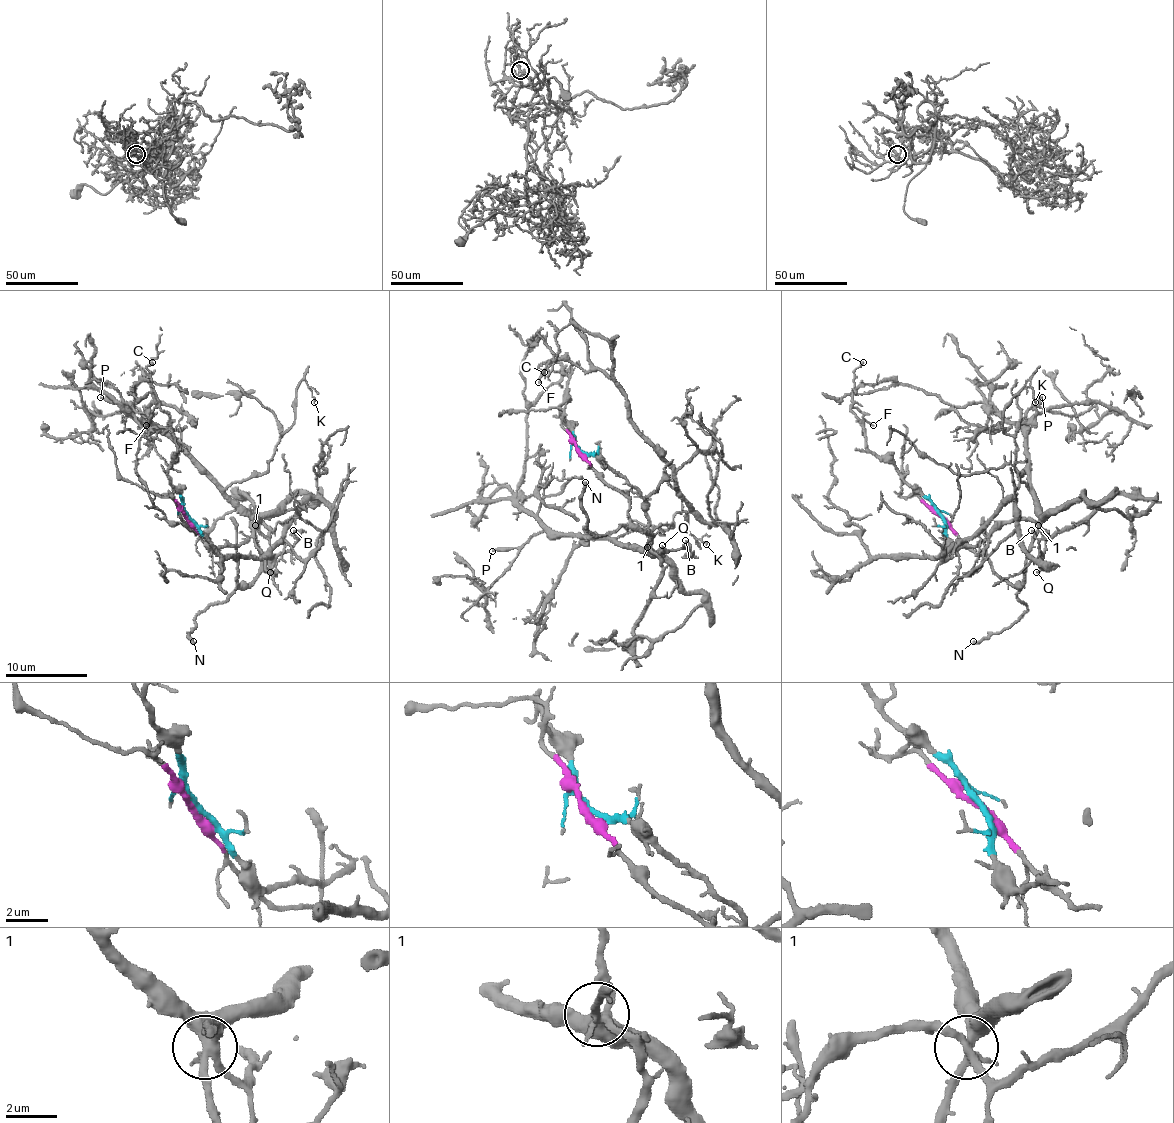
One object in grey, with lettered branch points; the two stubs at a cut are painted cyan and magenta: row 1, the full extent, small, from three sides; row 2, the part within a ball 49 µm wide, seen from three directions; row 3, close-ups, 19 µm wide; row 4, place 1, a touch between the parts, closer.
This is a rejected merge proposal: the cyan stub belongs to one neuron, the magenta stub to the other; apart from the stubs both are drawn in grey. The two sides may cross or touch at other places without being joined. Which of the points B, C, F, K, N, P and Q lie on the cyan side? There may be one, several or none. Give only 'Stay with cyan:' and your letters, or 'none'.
Stay with cyan: B, C, F, Q

